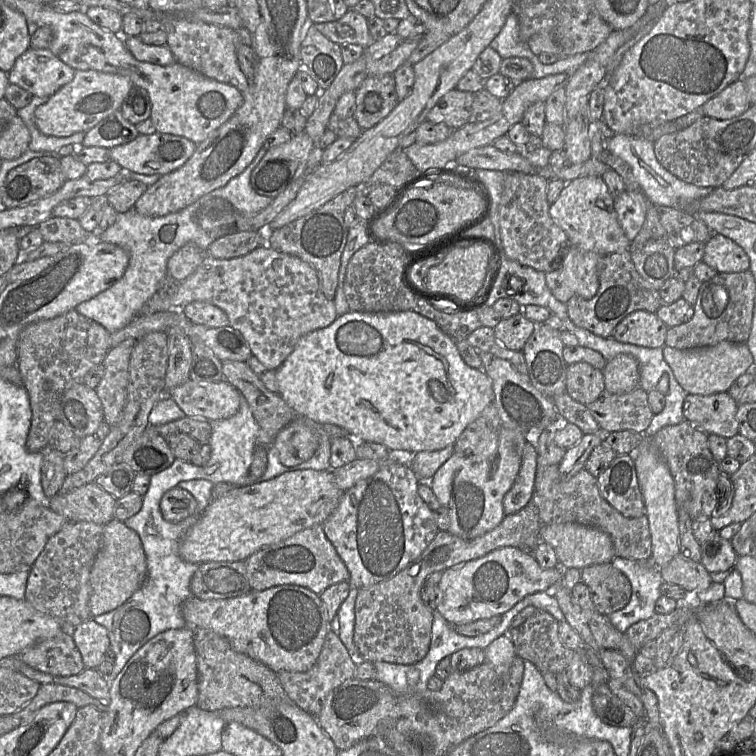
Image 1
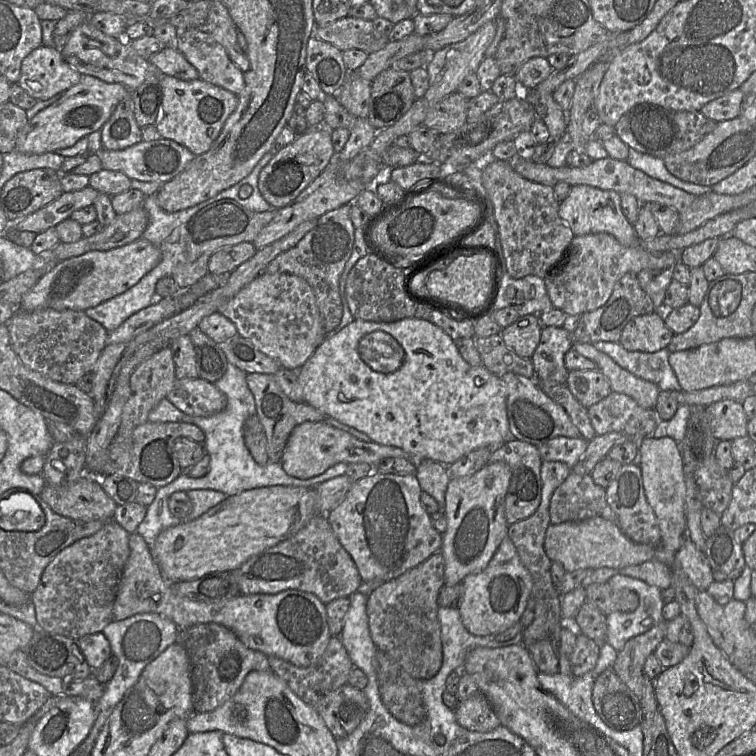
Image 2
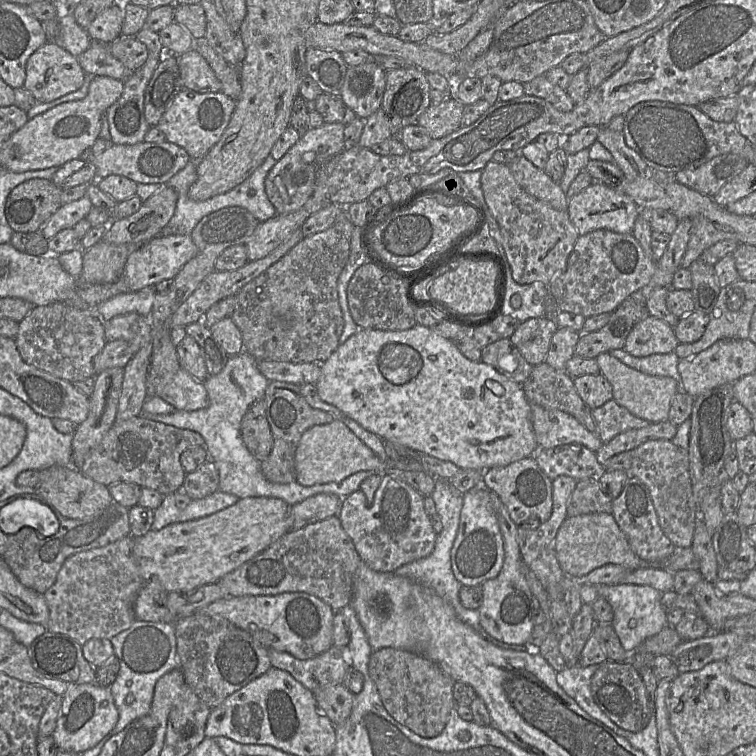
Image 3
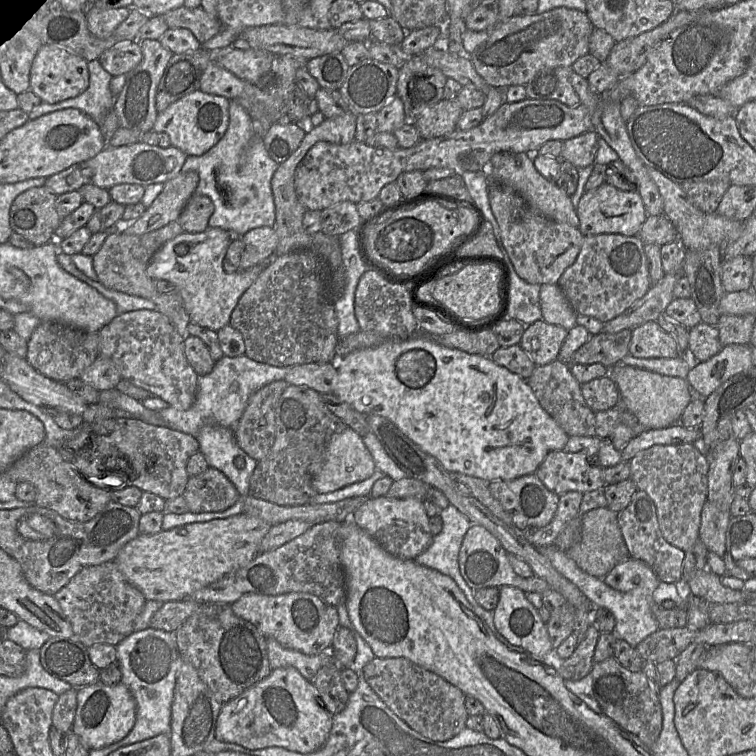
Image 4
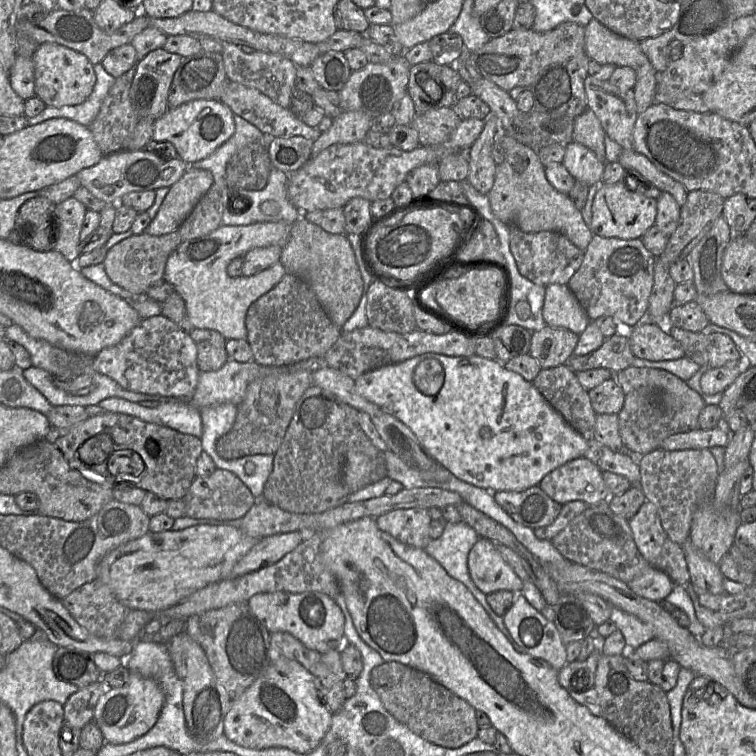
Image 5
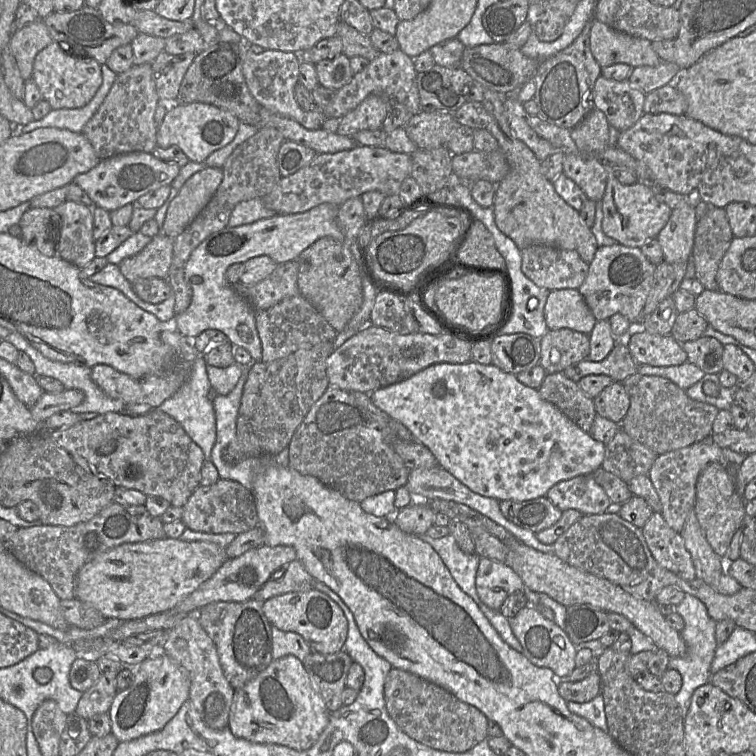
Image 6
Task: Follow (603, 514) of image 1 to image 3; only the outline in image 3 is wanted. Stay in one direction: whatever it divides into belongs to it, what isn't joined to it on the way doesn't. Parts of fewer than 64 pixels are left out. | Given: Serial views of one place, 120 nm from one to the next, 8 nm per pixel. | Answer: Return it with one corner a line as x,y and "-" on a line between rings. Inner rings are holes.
597,478
577,481
567,503
567,517
599,512
612,514
612,501
601,490

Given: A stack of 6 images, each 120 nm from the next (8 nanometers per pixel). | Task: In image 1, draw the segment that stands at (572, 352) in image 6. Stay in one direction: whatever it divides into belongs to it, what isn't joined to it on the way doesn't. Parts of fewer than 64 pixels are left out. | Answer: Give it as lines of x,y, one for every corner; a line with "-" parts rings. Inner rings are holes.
519,313
502,319
493,329
495,337
504,347
513,351
522,351
536,325
522,313

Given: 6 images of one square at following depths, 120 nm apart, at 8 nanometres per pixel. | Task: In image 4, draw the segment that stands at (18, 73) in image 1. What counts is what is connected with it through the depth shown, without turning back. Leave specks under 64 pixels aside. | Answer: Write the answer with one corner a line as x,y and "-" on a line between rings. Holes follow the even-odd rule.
43,44
38,50
30,70
30,90
44,103
54,104
83,93
89,85
87,61
65,49
52,44

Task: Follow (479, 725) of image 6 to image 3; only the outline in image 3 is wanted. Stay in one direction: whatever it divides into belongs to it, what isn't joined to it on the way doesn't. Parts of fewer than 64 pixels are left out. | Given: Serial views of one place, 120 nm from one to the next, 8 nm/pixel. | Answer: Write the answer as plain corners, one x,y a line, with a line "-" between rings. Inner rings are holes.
387,647
372,652
368,662
368,673
377,688
383,706
398,723
424,738
436,737
443,731
451,711
456,707
453,696
455,681
436,663
404,650

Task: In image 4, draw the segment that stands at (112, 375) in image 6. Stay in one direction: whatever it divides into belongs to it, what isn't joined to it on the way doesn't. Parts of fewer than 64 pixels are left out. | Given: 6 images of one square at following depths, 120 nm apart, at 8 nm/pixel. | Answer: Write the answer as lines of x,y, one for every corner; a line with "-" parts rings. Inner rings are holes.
154,310
130,311
116,316
98,333
99,356
109,358
119,370
122,379
178,409
188,409
194,404
199,375
186,359
184,339
169,317

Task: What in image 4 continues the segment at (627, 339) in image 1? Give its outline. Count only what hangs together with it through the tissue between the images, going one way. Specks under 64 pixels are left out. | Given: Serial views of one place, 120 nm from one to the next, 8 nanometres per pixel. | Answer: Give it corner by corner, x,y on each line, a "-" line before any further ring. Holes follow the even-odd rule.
657,321
646,322
632,329
631,331
632,333
631,333
631,339
629,344
629,354
631,354
632,356
635,356
637,358
649,359
649,358
676,358
679,355
683,355
680,354
680,350
675,339
671,335
669,335
666,331
664,331
660,327

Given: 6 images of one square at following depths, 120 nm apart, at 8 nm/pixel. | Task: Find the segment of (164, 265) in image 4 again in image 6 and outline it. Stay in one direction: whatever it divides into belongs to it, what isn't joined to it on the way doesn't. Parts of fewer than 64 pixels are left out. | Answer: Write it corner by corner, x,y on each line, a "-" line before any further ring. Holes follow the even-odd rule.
324,203
303,213
278,214
251,224
233,228
227,226
208,236
192,251
185,265
185,279
192,289
191,303
168,326
189,339
194,339
207,329
219,330
233,346
244,348
254,362
260,361
262,347
255,323
256,312
226,280
228,266
257,256
269,256
279,265
297,260
307,247
320,238
332,237
345,241
337,223
338,211
338,205

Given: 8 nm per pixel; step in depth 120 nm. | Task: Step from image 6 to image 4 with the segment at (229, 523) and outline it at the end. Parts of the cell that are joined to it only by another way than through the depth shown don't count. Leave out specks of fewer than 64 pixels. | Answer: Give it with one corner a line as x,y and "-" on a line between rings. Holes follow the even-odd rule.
213,467
189,477
183,496
188,510
193,513
224,511
240,497
228,478

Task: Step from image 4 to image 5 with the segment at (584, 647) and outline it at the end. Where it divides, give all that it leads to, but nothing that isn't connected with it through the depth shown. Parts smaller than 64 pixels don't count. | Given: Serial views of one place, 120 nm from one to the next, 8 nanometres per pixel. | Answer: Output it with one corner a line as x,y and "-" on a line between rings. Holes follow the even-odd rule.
599,649
586,660
567,663
558,672
558,682
568,692
584,692
594,686
596,668
601,656

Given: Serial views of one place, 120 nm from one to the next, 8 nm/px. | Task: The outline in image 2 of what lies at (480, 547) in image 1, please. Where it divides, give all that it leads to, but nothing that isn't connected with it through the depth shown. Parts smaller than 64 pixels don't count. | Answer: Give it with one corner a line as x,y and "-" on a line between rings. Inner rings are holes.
441,551
405,573
390,579
367,596
366,613
373,643
416,679
430,679
442,667
441,629
437,598
444,582

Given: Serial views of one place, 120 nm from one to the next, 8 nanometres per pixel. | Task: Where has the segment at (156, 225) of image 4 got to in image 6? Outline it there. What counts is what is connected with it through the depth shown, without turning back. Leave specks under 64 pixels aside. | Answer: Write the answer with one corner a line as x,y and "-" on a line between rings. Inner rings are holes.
207,167
193,174
170,202
161,233
176,238
207,206
223,180
222,168

